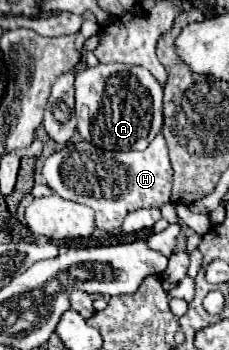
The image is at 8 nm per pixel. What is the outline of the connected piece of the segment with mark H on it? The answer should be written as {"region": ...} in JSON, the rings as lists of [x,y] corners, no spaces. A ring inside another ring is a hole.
{"region":[[[158,134],[142,152],[106,152],[86,140],[76,144],[70,142],[44,160],[42,176],[46,186],[60,198],[90,206],[96,212],[96,228],[104,232],[116,230],[128,212],[160,208],[170,202],[172,166],[162,134]]]}

